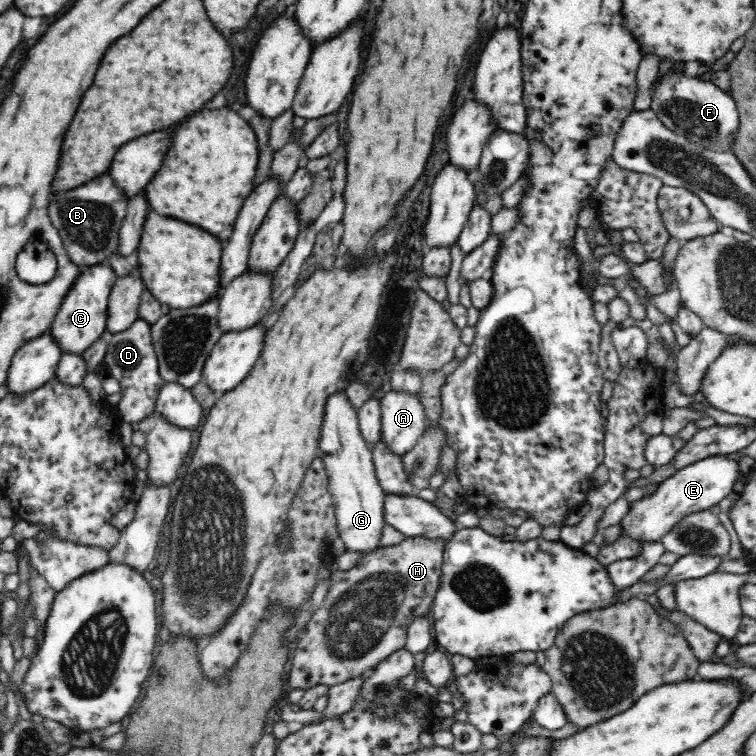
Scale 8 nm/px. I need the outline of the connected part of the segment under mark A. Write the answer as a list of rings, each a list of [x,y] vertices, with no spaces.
[[[390,391],[381,399],[381,440],[388,451],[404,458],[424,434],[424,407],[416,395]]]

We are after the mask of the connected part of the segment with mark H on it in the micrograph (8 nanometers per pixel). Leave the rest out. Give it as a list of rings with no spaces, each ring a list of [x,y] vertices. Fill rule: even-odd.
[[[407,537],[402,544],[398,546],[388,546],[376,549],[370,553],[366,553],[360,558],[360,561],[356,563],[350,570],[338,571],[334,570],[330,576],[328,584],[328,593],[326,599],[319,606],[315,614],[308,621],[304,628],[302,635],[296,640],[296,649],[294,650],[294,658],[292,658],[291,670],[288,679],[288,685],[291,690],[301,688],[302,690],[308,690],[314,688],[319,684],[323,684],[328,688],[342,684],[350,679],[355,679],[367,675],[370,670],[376,668],[376,665],[380,664],[383,660],[386,660],[390,655],[400,649],[404,649],[407,640],[406,630],[408,626],[418,619],[418,616],[426,616],[428,610],[430,610],[430,604],[434,602],[436,592],[440,582],[440,566],[443,563],[443,552],[445,550],[445,542],[443,540],[429,540],[428,538],[410,538]]]

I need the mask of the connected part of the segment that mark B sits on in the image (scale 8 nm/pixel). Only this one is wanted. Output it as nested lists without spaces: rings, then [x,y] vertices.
[[[108,172],[72,190],[52,192],[50,198],[49,217],[58,229],[72,262],[88,267],[107,263],[109,256],[118,246],[119,228],[126,216],[129,202],[122,189],[114,187],[114,181]]]

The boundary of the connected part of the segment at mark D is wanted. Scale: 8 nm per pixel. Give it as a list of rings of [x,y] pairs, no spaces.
[[[138,319],[128,330],[114,333],[107,344],[107,350],[102,362],[102,371],[118,380],[120,384],[120,400],[116,404],[121,418],[128,423],[141,423],[155,412],[160,389],[165,383],[159,375],[157,354],[153,347],[150,323]]]

